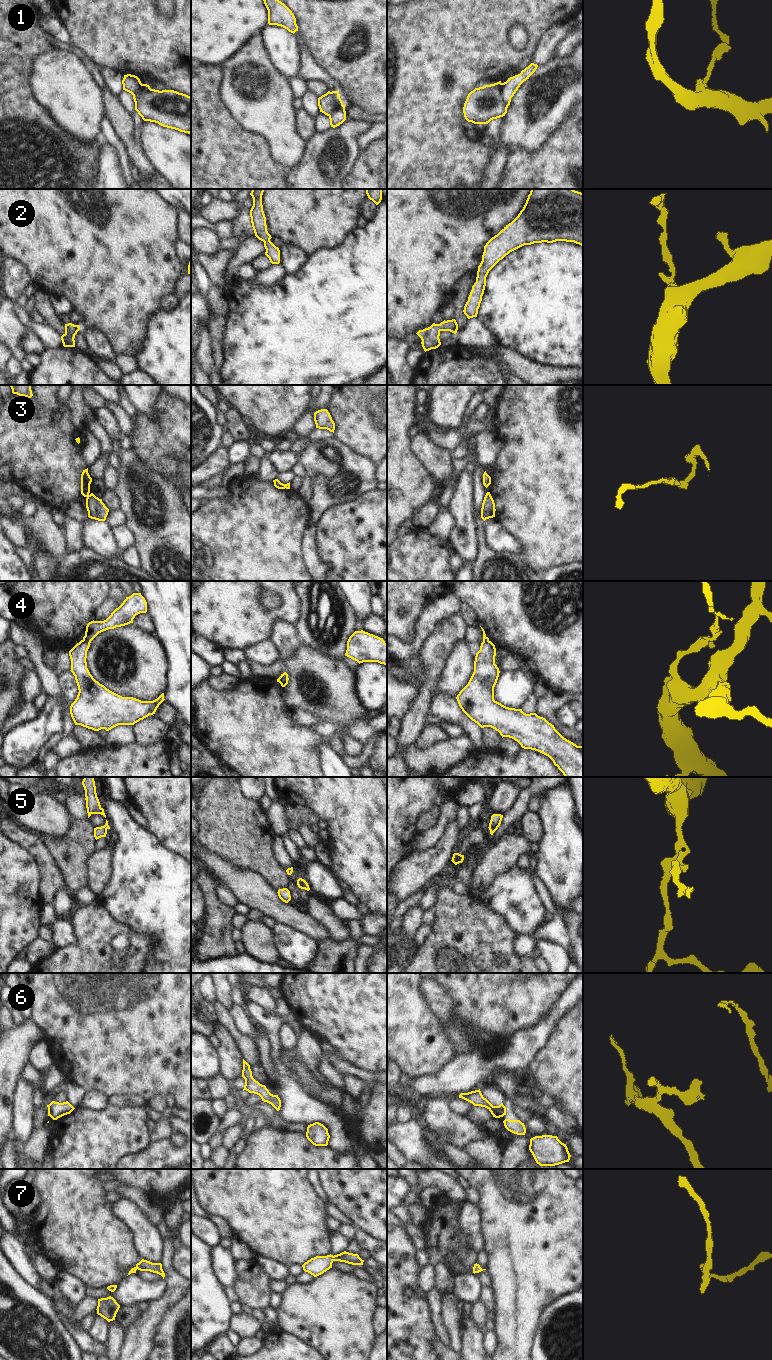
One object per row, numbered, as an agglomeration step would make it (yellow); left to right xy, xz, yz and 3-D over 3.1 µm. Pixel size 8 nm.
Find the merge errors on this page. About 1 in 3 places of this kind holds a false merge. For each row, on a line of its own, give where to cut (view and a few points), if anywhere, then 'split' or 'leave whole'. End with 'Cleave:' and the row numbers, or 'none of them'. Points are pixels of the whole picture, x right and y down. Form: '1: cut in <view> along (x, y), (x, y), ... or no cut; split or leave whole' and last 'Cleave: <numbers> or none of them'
1: cut in xy along (149, 87), (138, 96), (136, 95); split
2: no cut; leave whole
3: cut in xy along (88, 494), (86, 496); split
4: cut in xy along (83, 639), (89, 643); split
5: cut in xz along (303, 879), (298, 886); split
6: cut in yz along (503, 1106), (504, 1114); split
7: no cut; leave whole
Cleave: 1, 3, 4, 5, 6

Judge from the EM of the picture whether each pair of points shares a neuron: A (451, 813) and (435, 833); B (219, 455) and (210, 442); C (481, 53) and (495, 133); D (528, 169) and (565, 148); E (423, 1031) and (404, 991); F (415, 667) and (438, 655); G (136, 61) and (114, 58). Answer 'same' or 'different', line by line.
A: same
B: different
C: different
D: same
E: same
F: different
G: same

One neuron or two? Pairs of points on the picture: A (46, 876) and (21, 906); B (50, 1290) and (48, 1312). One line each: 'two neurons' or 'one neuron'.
A: two neurons
B: two neurons

